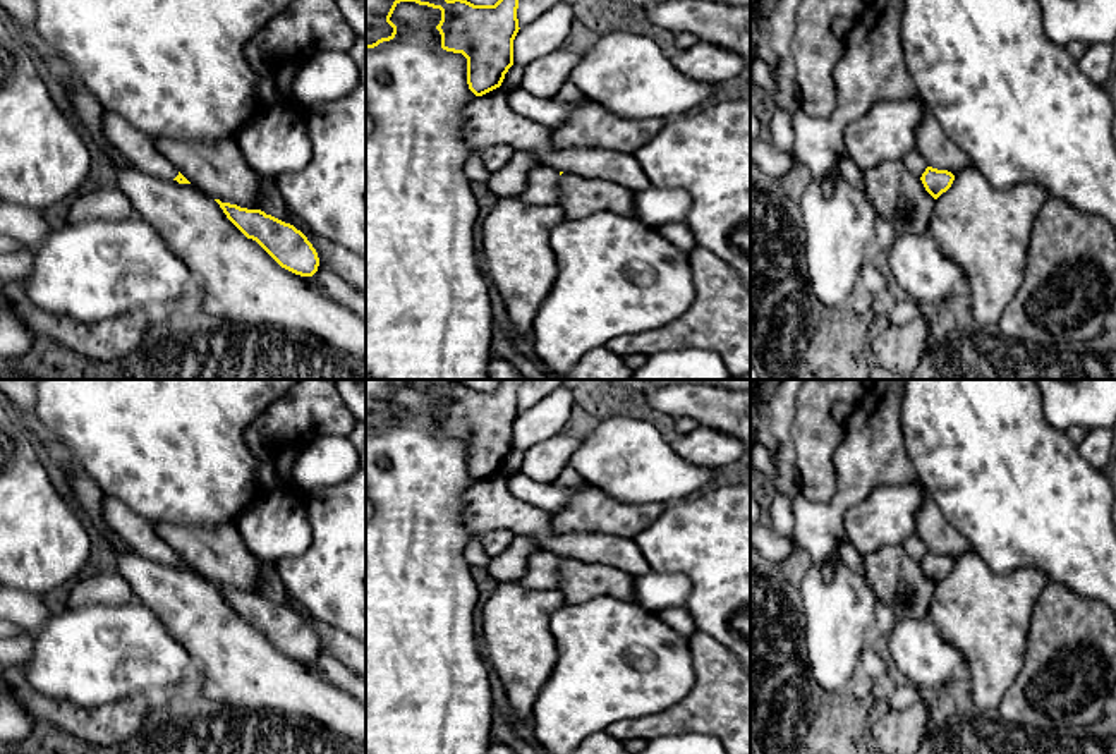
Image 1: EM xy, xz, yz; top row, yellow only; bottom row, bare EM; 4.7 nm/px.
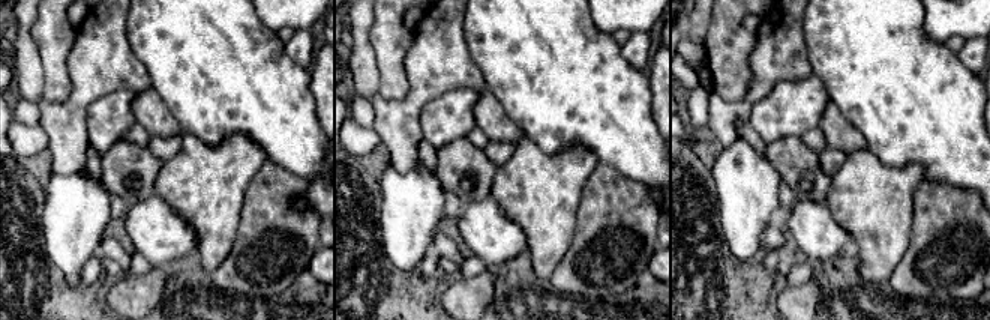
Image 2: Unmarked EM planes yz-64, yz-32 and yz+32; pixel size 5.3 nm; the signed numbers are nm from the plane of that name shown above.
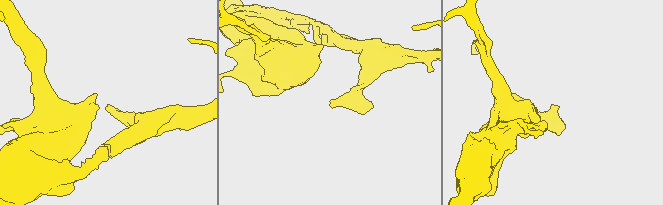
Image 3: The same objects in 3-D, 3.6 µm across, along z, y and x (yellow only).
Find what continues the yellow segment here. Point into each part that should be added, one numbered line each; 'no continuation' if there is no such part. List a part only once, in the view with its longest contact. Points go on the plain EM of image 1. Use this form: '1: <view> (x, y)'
1: xy (138, 533)

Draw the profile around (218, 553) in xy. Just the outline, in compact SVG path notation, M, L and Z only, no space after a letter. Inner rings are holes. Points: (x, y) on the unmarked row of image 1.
M156 520L151 526L167 546L213 584L247 594L259 594L264 586L259 558L246 546L235 524L194 527Z

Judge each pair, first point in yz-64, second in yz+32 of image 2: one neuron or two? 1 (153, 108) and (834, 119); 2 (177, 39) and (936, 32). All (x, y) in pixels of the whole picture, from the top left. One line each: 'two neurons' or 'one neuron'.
1: one neuron
2: two neurons

